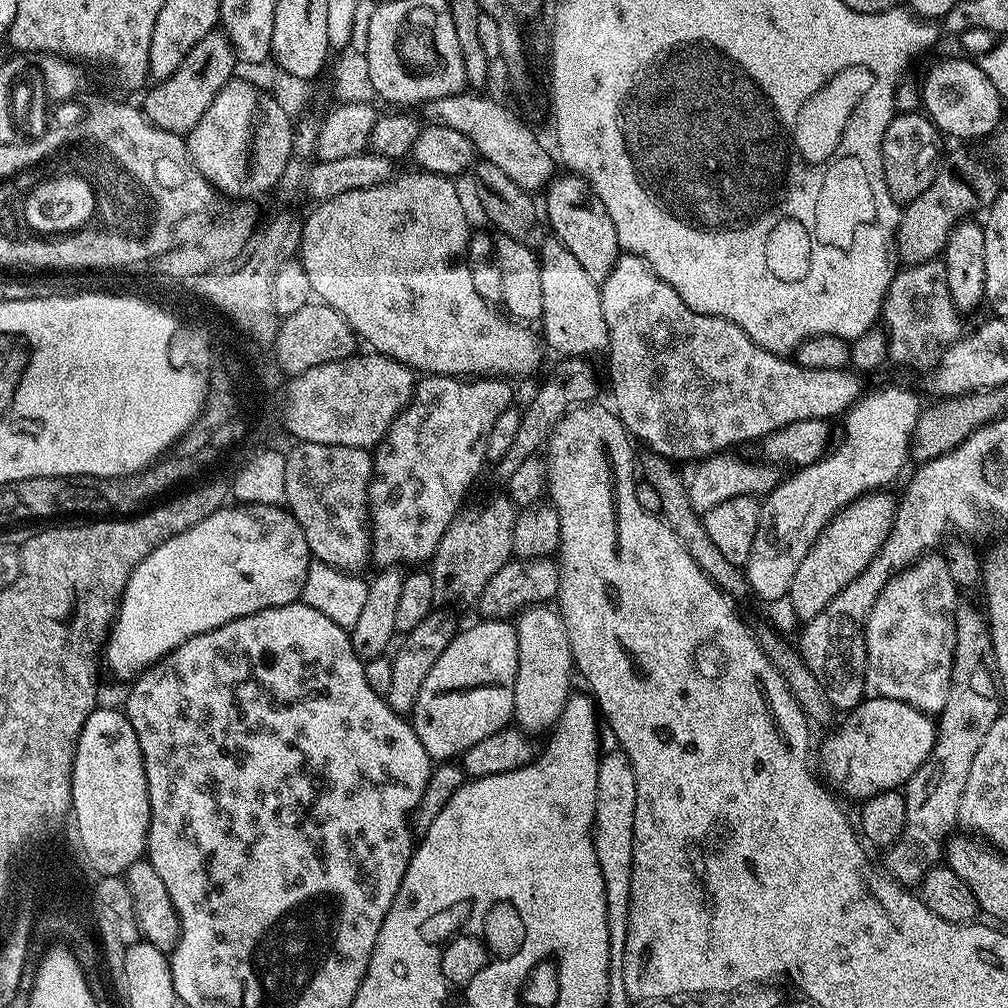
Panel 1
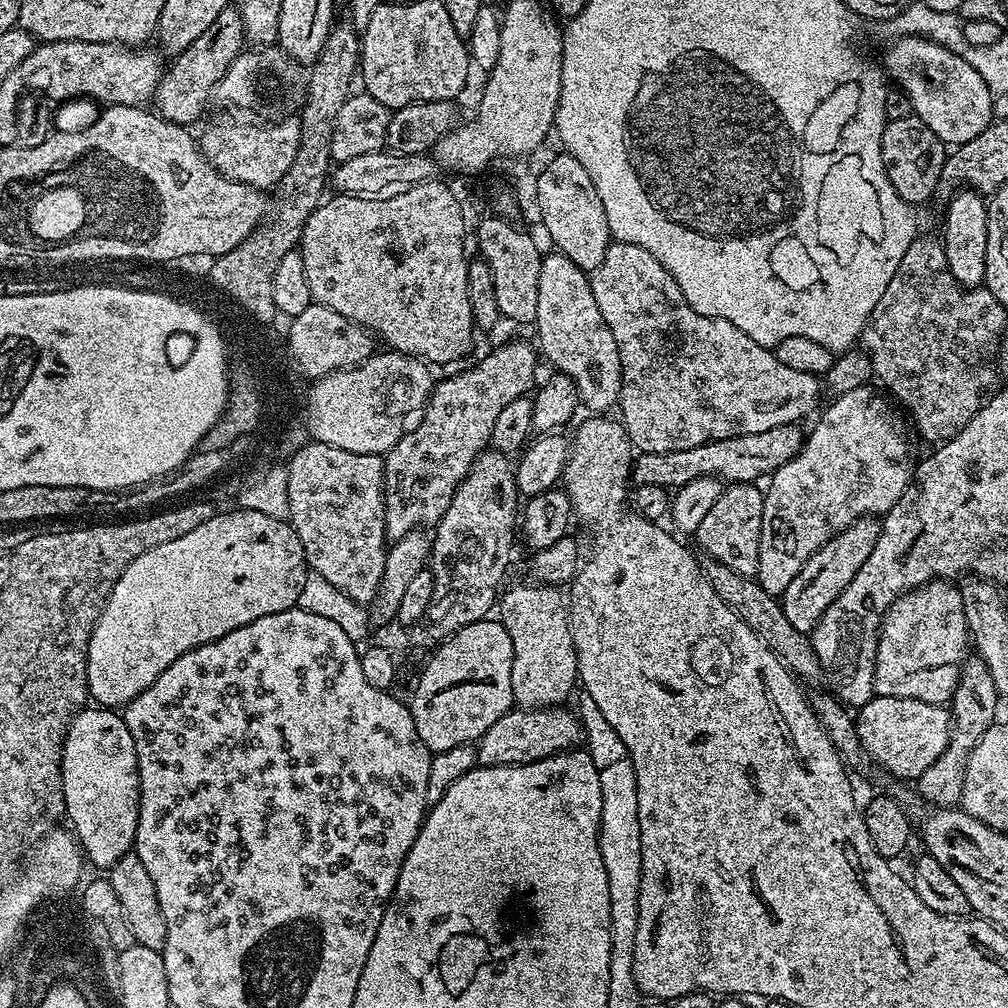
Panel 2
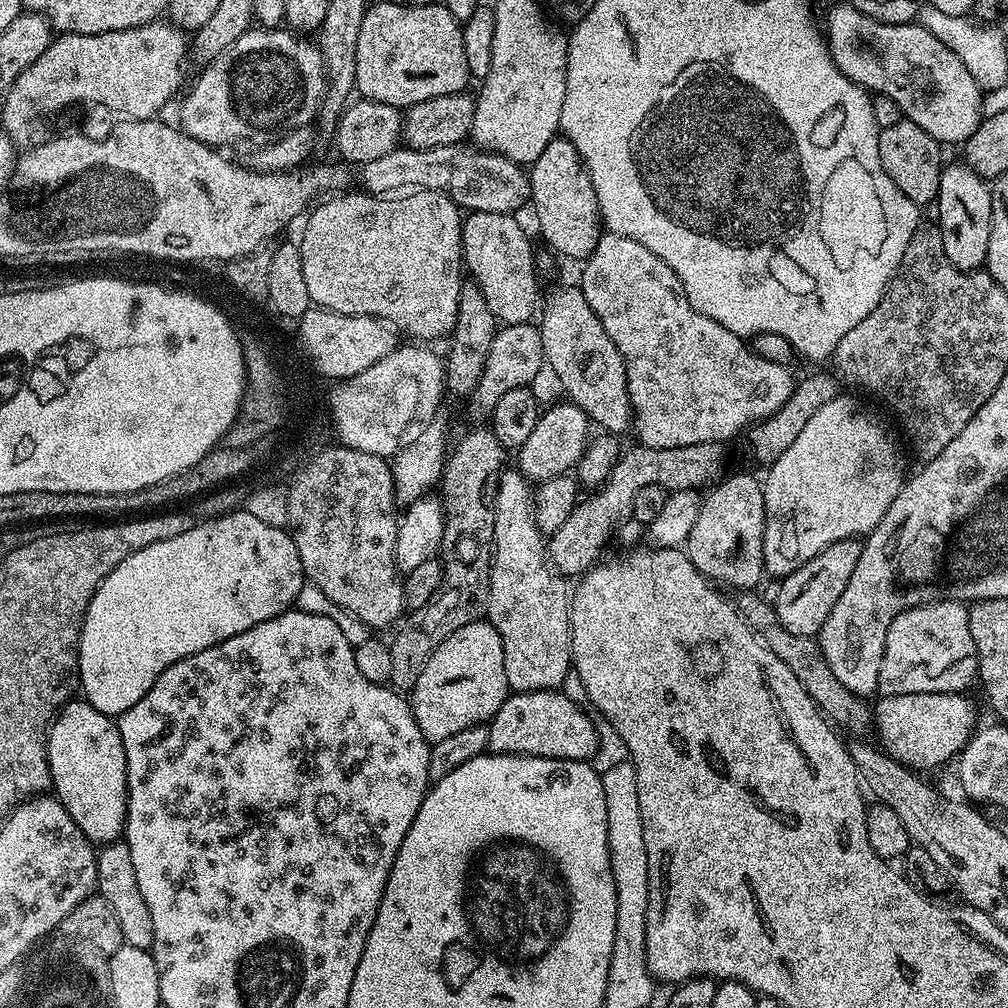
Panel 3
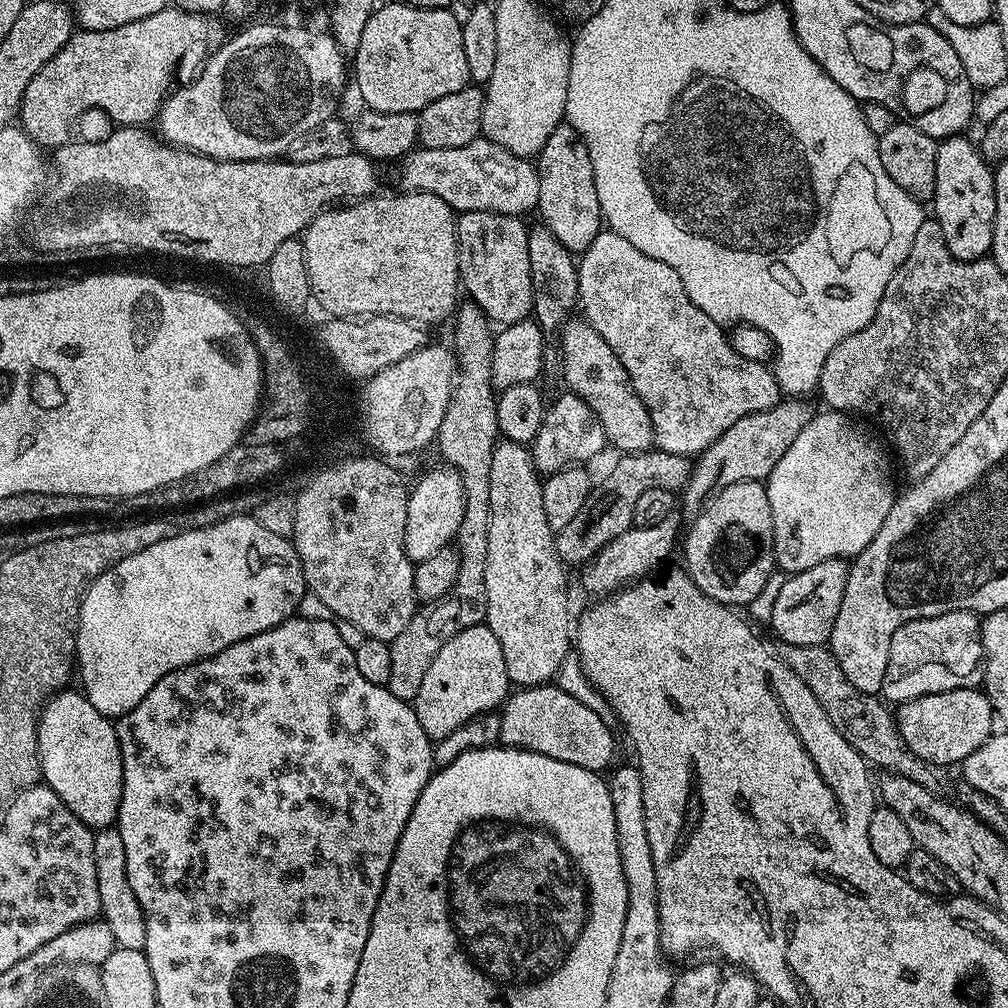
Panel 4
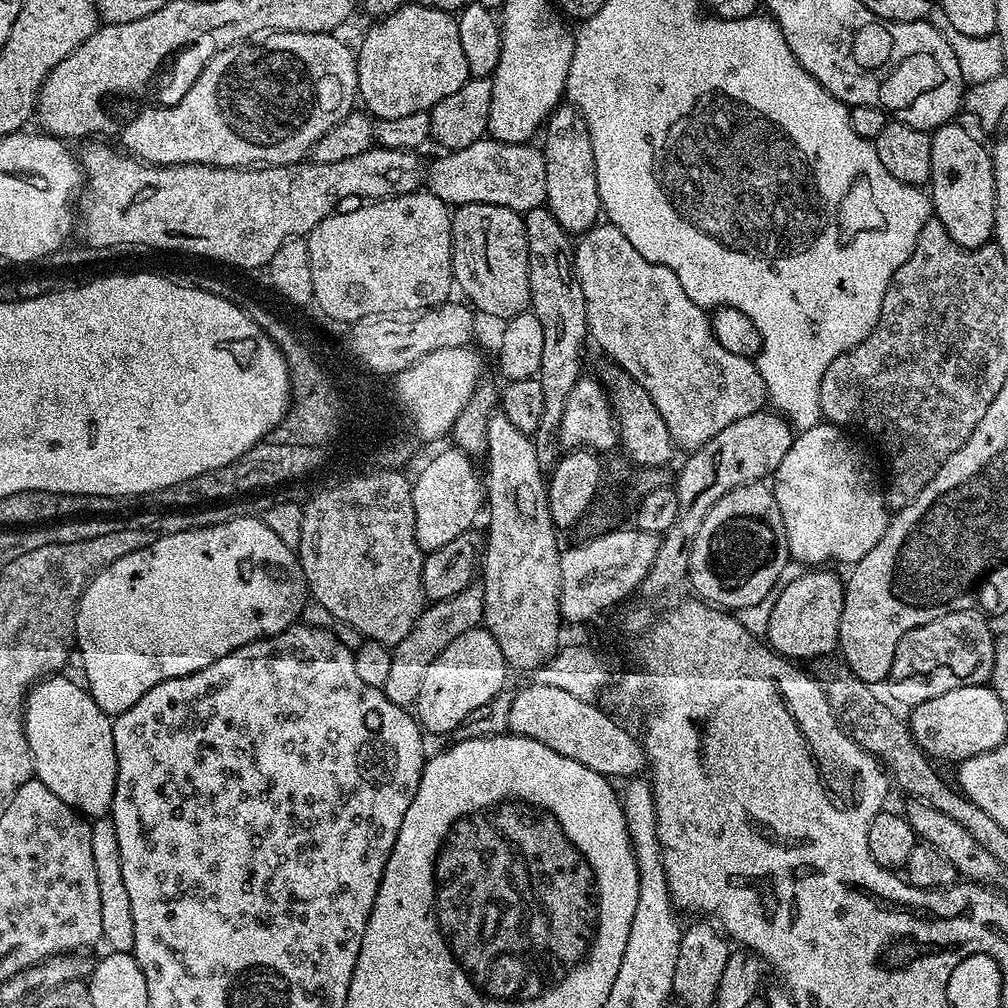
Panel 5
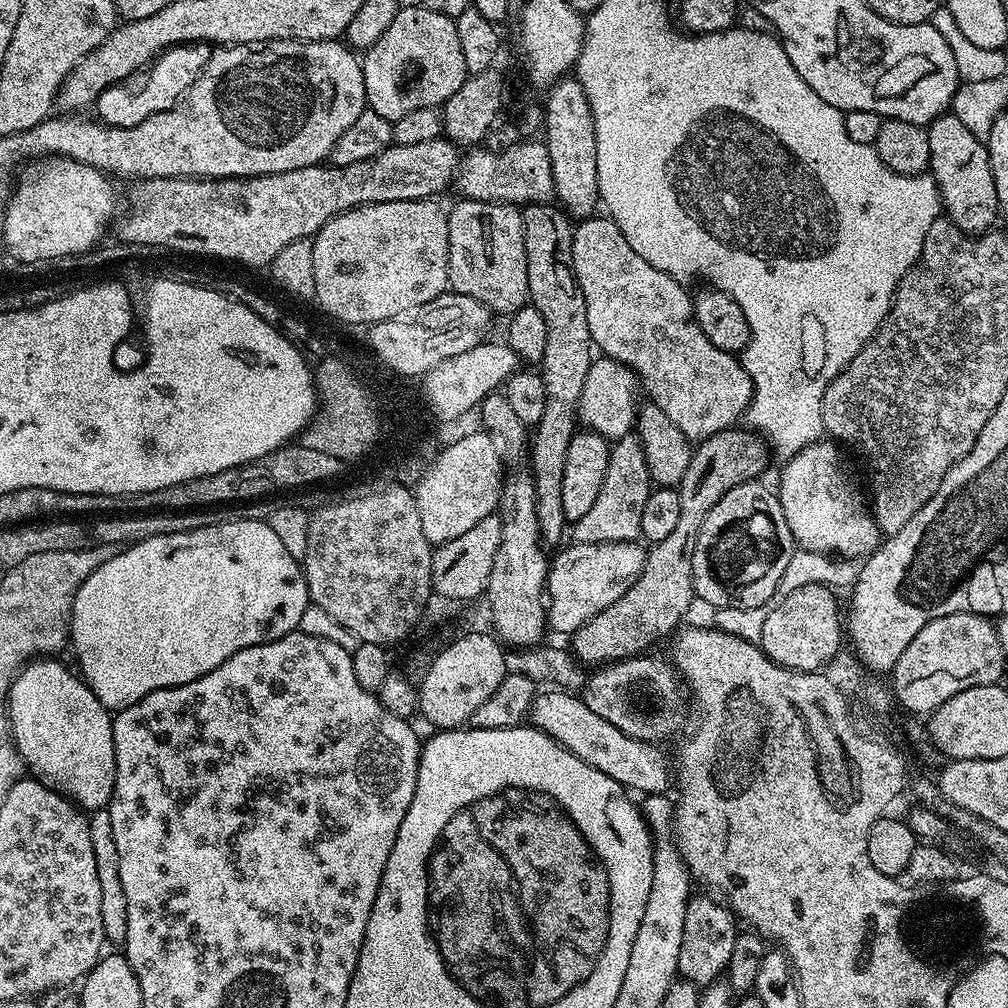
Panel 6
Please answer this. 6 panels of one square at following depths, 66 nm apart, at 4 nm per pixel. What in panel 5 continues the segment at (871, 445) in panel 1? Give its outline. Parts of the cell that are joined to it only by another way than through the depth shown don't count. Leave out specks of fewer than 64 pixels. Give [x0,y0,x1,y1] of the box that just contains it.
[774,422,888,566]

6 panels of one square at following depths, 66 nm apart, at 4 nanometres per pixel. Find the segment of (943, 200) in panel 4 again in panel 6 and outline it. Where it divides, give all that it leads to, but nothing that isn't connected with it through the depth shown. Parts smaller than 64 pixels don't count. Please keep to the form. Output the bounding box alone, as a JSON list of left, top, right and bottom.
[927,110,1000,234]

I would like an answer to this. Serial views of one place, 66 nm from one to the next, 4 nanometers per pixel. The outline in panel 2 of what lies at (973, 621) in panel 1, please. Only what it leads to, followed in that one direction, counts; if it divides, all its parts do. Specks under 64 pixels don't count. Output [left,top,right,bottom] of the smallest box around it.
[915,658,1002,808]

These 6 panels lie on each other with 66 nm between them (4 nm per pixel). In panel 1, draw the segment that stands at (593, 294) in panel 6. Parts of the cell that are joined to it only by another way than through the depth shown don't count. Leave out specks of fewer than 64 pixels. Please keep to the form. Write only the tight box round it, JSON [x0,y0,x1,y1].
[600,254,862,462]

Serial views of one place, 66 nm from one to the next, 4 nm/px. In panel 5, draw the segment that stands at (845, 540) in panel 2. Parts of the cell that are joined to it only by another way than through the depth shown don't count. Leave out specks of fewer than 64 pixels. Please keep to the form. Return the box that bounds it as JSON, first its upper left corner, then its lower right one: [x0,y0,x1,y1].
[766,570,845,662]

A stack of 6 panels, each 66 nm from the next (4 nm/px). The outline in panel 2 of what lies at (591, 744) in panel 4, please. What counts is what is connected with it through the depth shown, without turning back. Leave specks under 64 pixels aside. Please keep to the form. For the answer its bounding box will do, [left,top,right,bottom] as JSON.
[476,706,582,768]

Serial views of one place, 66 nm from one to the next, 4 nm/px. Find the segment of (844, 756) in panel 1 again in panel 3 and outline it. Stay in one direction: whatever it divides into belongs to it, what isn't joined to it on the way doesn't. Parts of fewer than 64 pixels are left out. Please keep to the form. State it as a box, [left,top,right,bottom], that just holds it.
[874,692,977,770]

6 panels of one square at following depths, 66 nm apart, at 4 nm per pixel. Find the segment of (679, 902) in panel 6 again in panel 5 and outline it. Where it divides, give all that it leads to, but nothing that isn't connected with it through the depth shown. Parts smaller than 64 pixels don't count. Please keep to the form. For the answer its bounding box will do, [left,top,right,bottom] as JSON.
[614,778,682,984]

